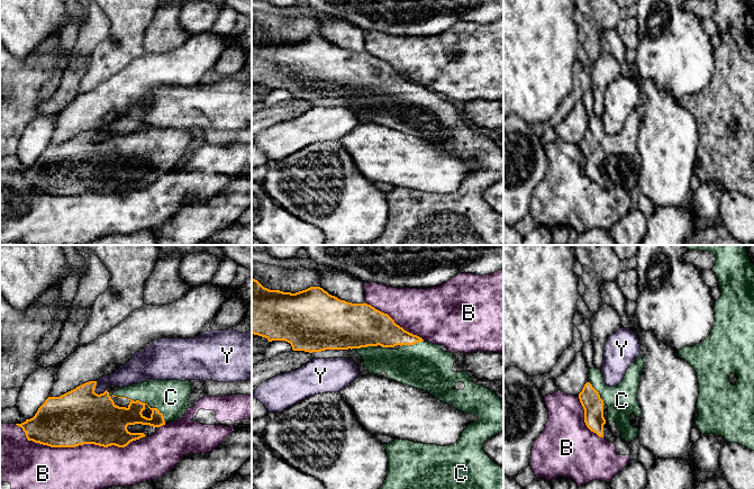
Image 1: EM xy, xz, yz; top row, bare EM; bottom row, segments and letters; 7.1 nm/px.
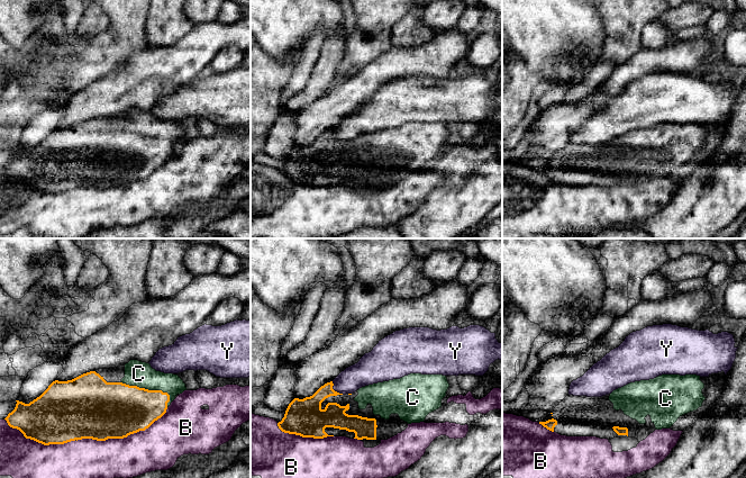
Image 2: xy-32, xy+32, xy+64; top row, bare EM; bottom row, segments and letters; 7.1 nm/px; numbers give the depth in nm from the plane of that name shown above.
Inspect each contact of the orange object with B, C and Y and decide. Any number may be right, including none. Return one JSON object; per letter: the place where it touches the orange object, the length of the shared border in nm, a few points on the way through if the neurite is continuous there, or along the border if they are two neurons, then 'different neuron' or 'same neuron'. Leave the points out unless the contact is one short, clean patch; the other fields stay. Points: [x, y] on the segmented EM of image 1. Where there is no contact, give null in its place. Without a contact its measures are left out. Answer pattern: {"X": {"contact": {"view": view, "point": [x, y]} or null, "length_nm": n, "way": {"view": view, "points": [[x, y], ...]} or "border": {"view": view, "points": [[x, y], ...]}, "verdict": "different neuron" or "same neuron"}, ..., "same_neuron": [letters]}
{"B": {"contact": {"view": "xy", "point": [73, 446]}, "length_nm": 850, "verdict": "different neuron"}, "C": {"contact": {"view": "xy", "point": [141, 401]}, "length_nm": 440, "verdict": "same neuron"}, "Y": {"contact": {"view": "xy", "point": [93, 390]}, "length_nm": 120, "border": {"view": "xy", "points": [[96, 380], [94, 391], [102, 394]]}, "verdict": "different neuron"}, "same_neuron": ["C"]}

